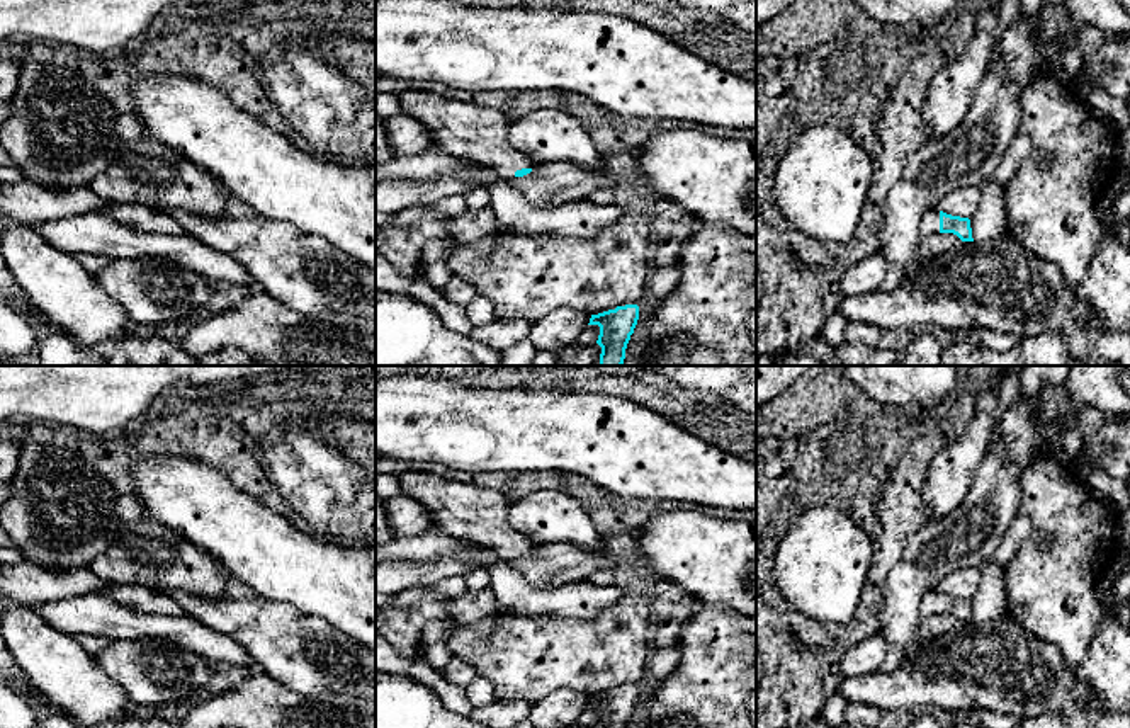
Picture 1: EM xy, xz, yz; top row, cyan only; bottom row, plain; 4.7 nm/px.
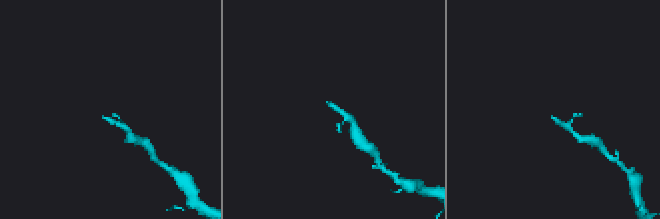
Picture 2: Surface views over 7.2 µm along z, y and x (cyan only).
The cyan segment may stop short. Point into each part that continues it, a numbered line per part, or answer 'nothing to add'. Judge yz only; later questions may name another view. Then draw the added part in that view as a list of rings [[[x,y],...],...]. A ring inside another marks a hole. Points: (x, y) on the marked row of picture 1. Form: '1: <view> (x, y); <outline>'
1: yz (930, 225); [[[931,208],[929,211],[926,211],[924,219],[919,225],[919,233],[923,236],[940,233],[940,209],[938,208]]]

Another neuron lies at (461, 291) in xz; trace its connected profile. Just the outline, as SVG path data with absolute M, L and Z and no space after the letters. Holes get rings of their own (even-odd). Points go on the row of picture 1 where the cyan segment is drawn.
M452 274L444 289L444 296L466 308L477 296L477 291L467 279Z

